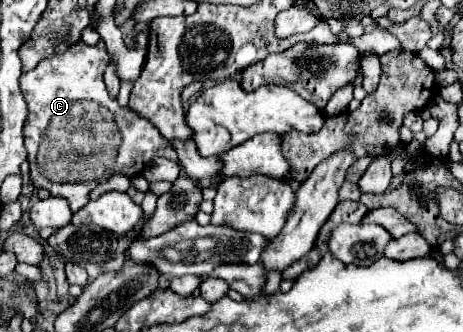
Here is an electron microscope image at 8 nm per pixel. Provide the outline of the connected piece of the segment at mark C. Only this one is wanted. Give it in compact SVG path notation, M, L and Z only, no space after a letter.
M77 41L65 53L55 53L39 61L33 71L23 73L19 79L29 109L23 137L29 151L31 183L37 189L47 189L53 197L67 199L73 213L85 207L89 193L111 175L123 173L133 177L155 157L177 161L169 141L153 123L131 107L121 107L117 99L109 95L103 81L109 61L111 55L103 41L97 45Z

